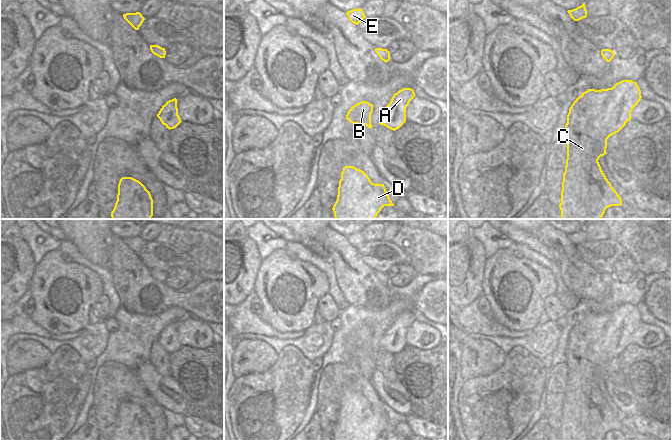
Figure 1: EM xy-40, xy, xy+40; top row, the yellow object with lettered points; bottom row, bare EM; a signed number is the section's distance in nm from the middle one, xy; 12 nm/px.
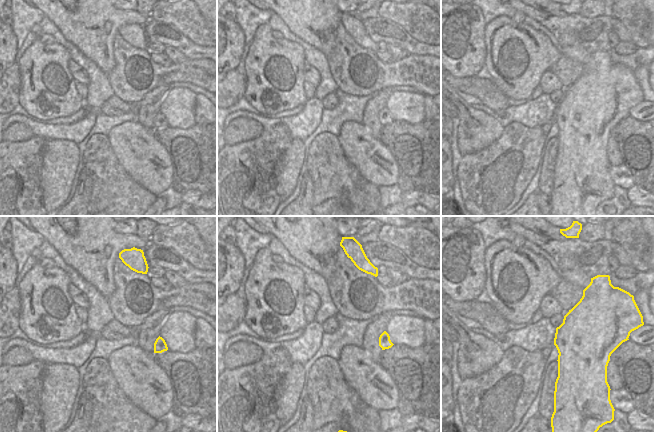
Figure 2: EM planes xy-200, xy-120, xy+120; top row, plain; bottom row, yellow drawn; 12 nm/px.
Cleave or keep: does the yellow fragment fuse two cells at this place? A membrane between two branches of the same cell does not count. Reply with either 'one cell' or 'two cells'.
one cell

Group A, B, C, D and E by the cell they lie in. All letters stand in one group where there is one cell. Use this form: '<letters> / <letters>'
A B C D E

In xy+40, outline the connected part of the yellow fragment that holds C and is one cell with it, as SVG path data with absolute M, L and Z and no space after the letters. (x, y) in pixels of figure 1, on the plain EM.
M622 304L612 312L589 313L573 326L565 349L567 383L559 428L561 440L603 440L607 432L622 429L621 421L606 402L598 384L606 378L607 363L631 344L631 335L641 322L637 306Z

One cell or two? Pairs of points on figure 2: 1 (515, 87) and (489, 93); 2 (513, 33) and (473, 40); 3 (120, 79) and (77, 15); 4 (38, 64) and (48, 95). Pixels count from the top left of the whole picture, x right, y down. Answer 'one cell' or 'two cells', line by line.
1: two cells
2: two cells
3: two cells
4: one cell

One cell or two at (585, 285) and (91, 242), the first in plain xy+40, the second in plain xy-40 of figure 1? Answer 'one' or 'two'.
two

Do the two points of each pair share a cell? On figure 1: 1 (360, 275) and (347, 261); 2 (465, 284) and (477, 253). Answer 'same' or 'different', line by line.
1: same
2: same

